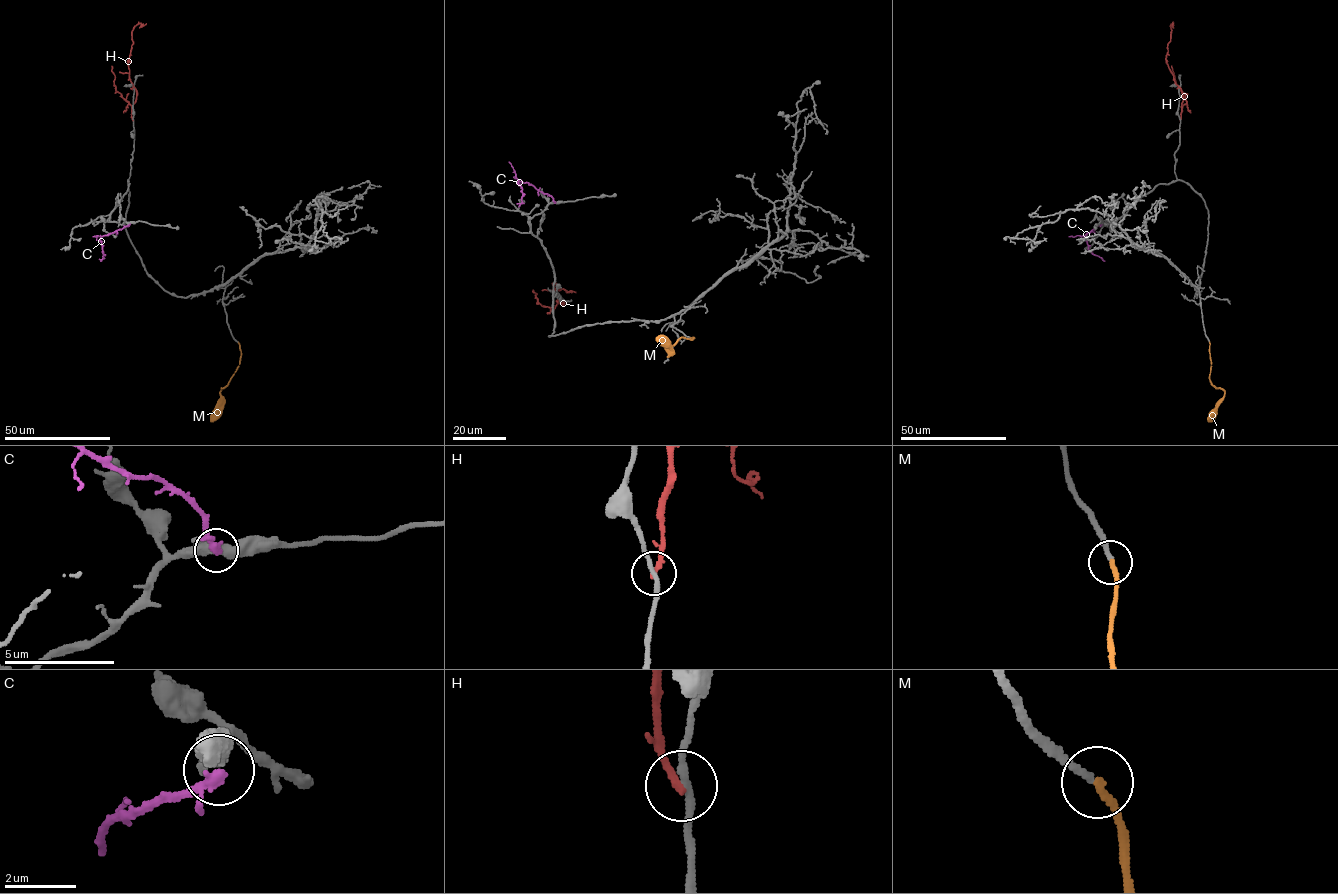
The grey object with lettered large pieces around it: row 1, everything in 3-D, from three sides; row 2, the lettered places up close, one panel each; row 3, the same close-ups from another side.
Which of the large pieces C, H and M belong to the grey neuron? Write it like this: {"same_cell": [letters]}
{"same_cell": ["M"]}

